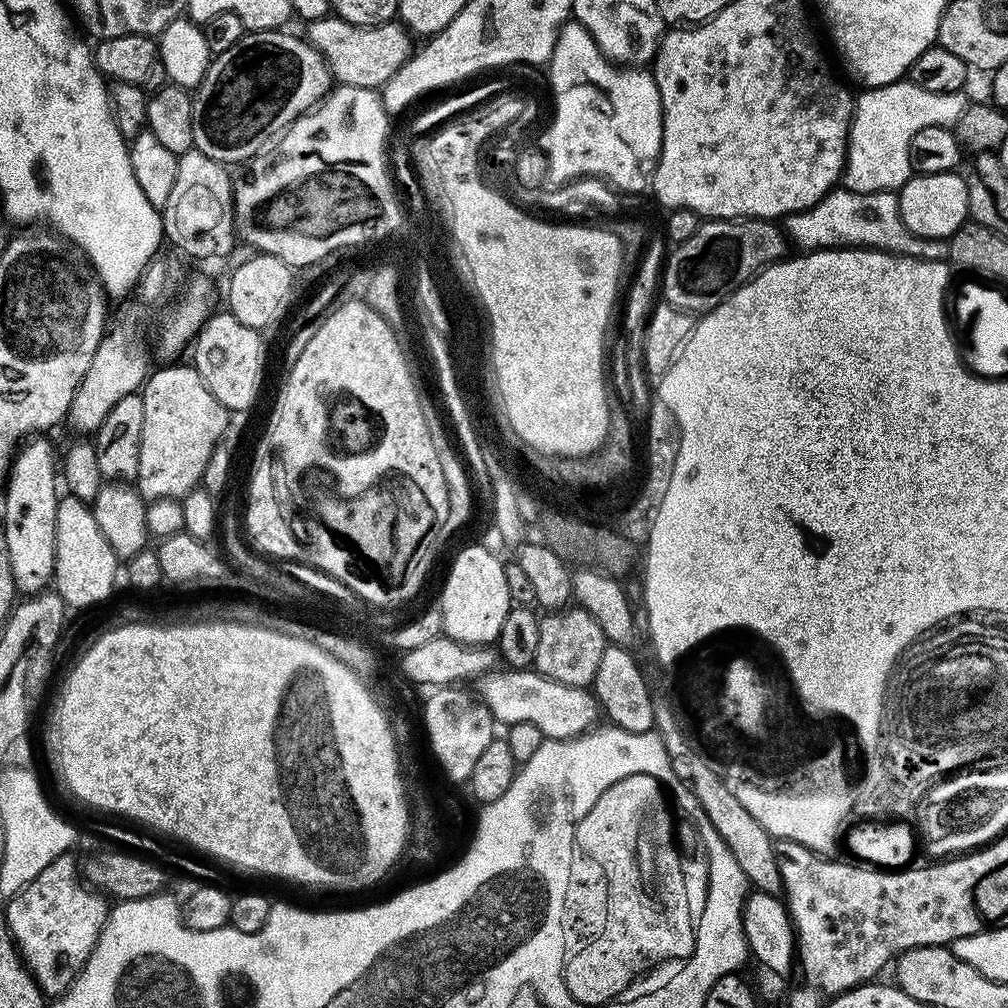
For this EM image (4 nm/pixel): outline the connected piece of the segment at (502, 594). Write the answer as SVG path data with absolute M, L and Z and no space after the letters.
M472 544L457 554L438 601L444 622L443 635L473 646L492 646L499 641L502 622L506 622L506 614L514 606L506 586L504 565L503 559L499 560L480 544Z

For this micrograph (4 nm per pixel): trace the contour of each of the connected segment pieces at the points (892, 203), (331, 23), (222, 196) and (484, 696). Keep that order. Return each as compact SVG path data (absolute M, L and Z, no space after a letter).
M837 186L804 212L793 212L786 220L786 235L800 250L863 248L912 256L915 260L948 260L948 240L931 240L914 234L902 222L900 202L895 191L851 192Z
M329 14L307 21L306 28L308 43L320 51L322 58L328 63L328 71L332 73L333 81L340 84L383 89L384 83L413 59L413 33L399 22L358 26L346 22L341 16Z
M184 152L178 157L178 174L174 174L174 187L166 197L166 206L162 209L164 221L164 238L180 252L193 256L196 260L216 260L219 256L228 256L232 247L238 244L236 235L236 219L232 213L232 181L228 176L229 169L221 161L206 158L206 154Z
M514 668L511 670L493 670L475 681L474 688L479 699L492 711L493 721L502 722L501 725L530 722L542 730L542 734L549 740L573 740L576 736L583 736L601 719L602 709L596 702L596 697L588 688L562 686L562 682L554 682L535 670Z

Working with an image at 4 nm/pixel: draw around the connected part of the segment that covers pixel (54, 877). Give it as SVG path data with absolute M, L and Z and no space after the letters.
M65 854L50 862L21 892L7 901L8 909L2 912L3 919L8 921L8 929L21 960L48 998L63 996L76 981L98 942L110 911L109 901L97 889L85 883L81 869L71 858L71 855Z

